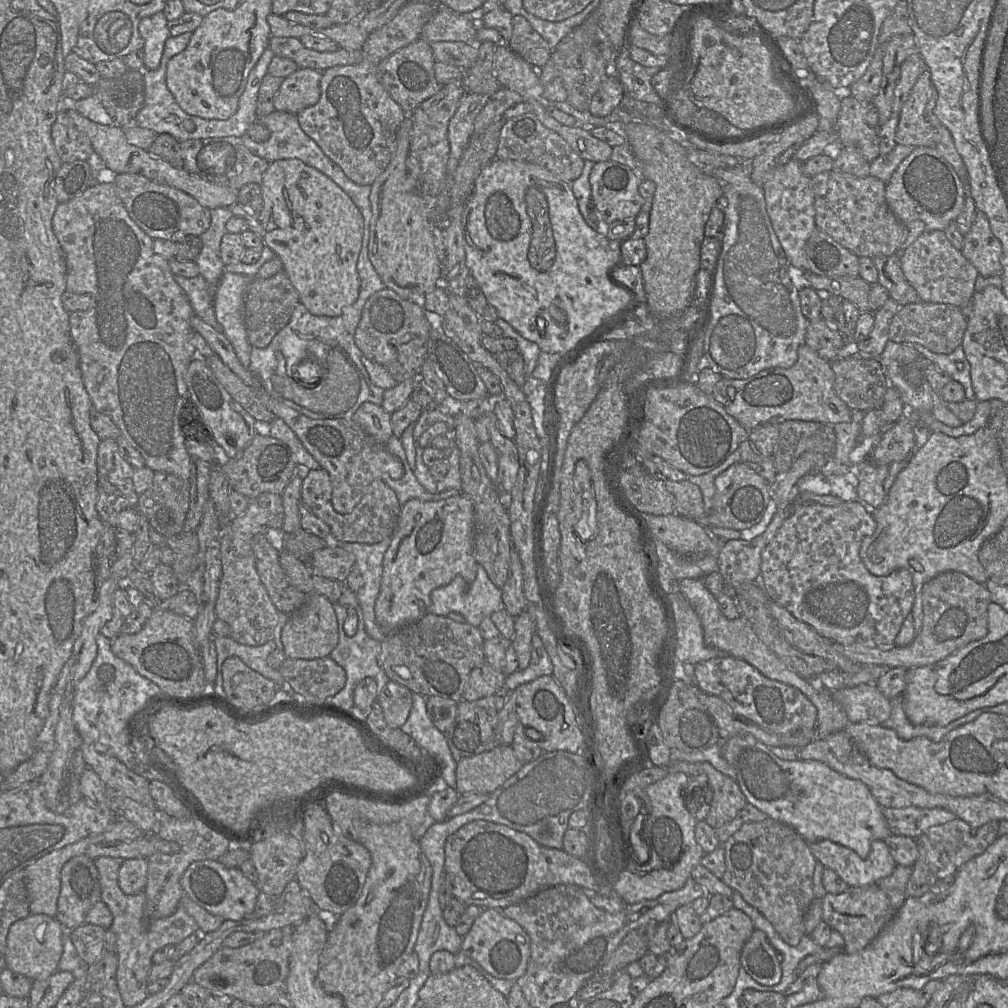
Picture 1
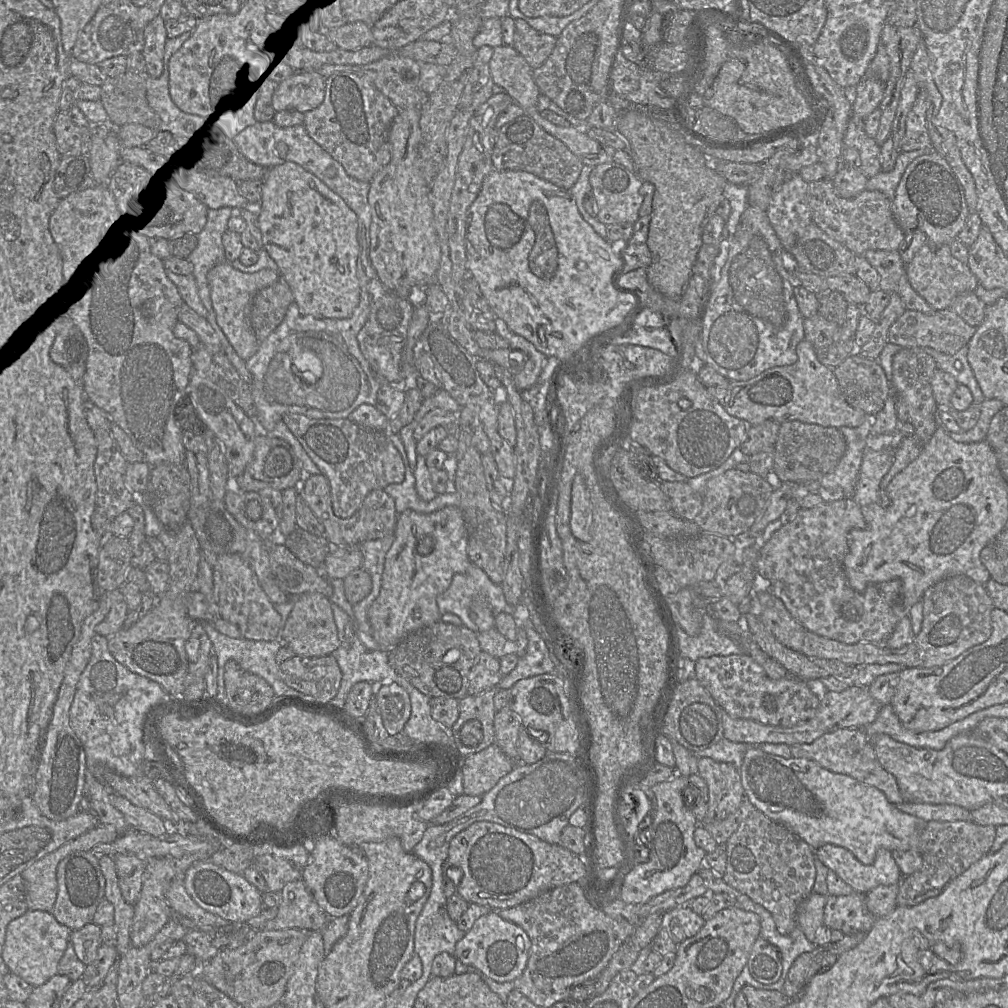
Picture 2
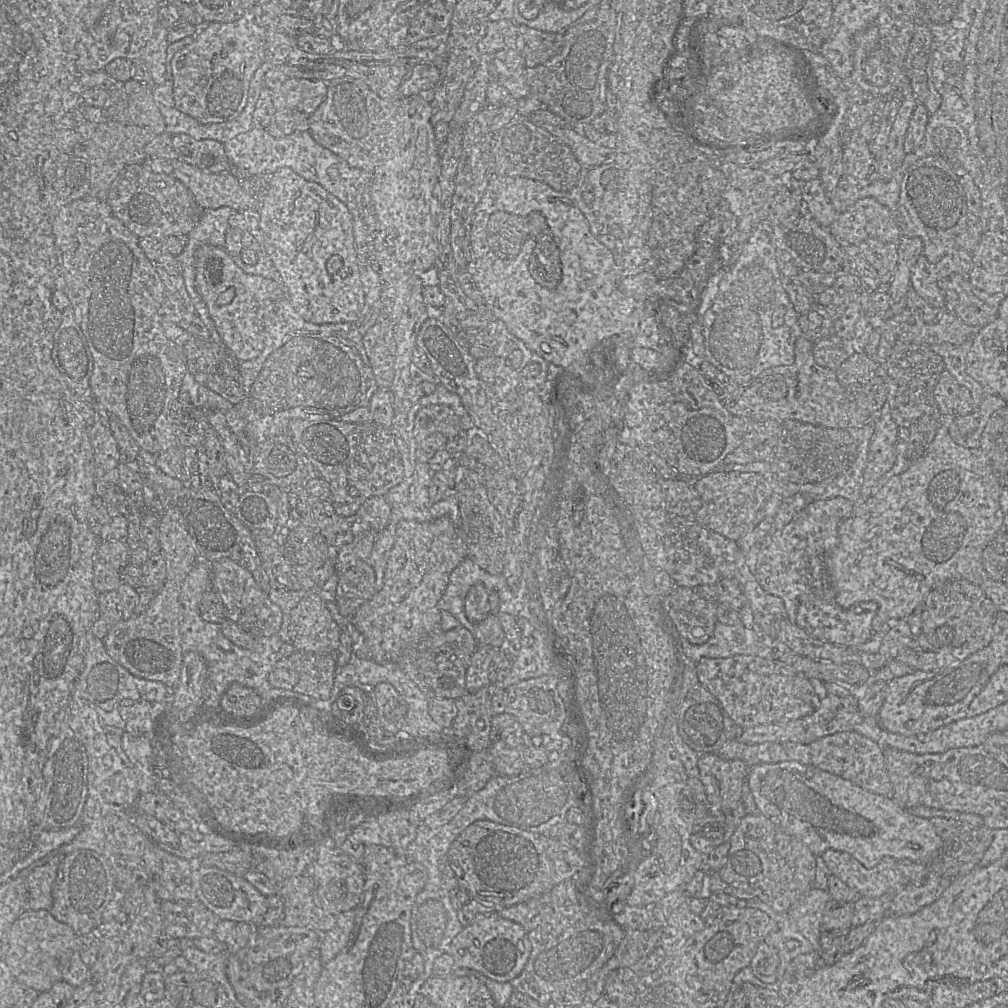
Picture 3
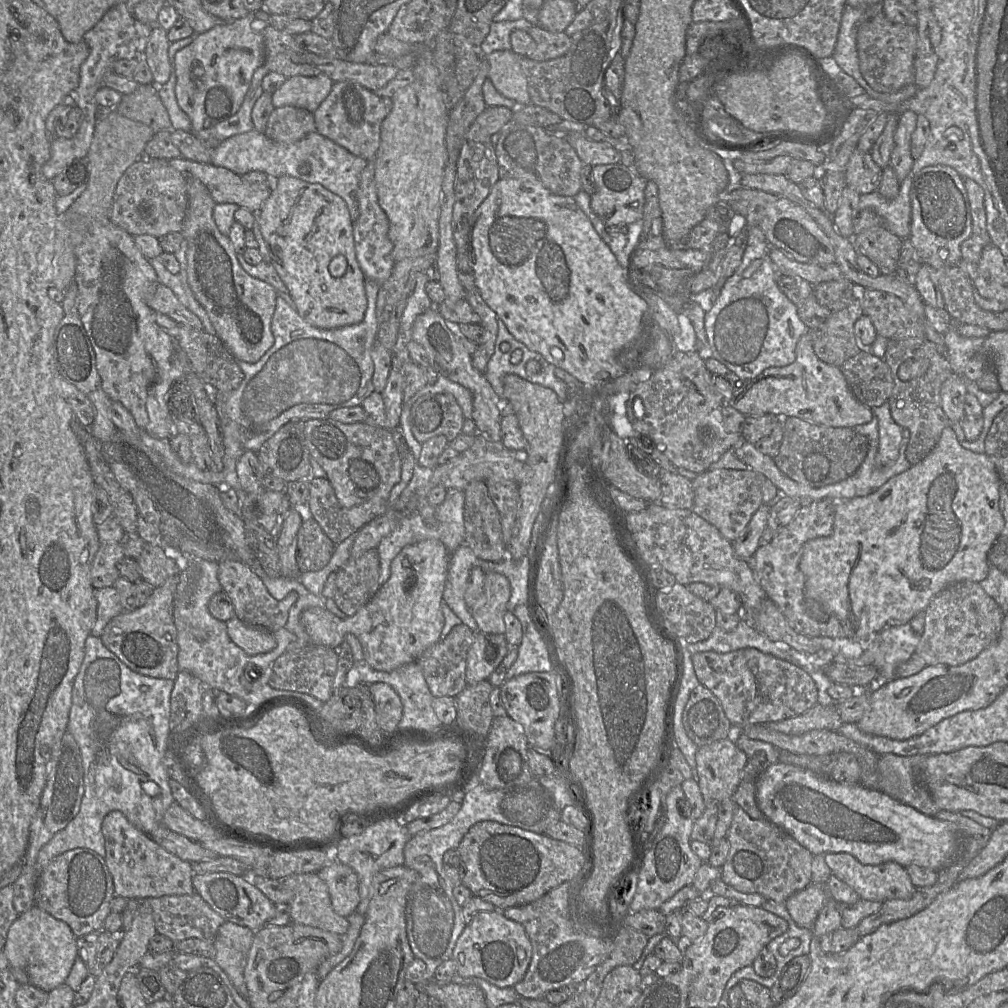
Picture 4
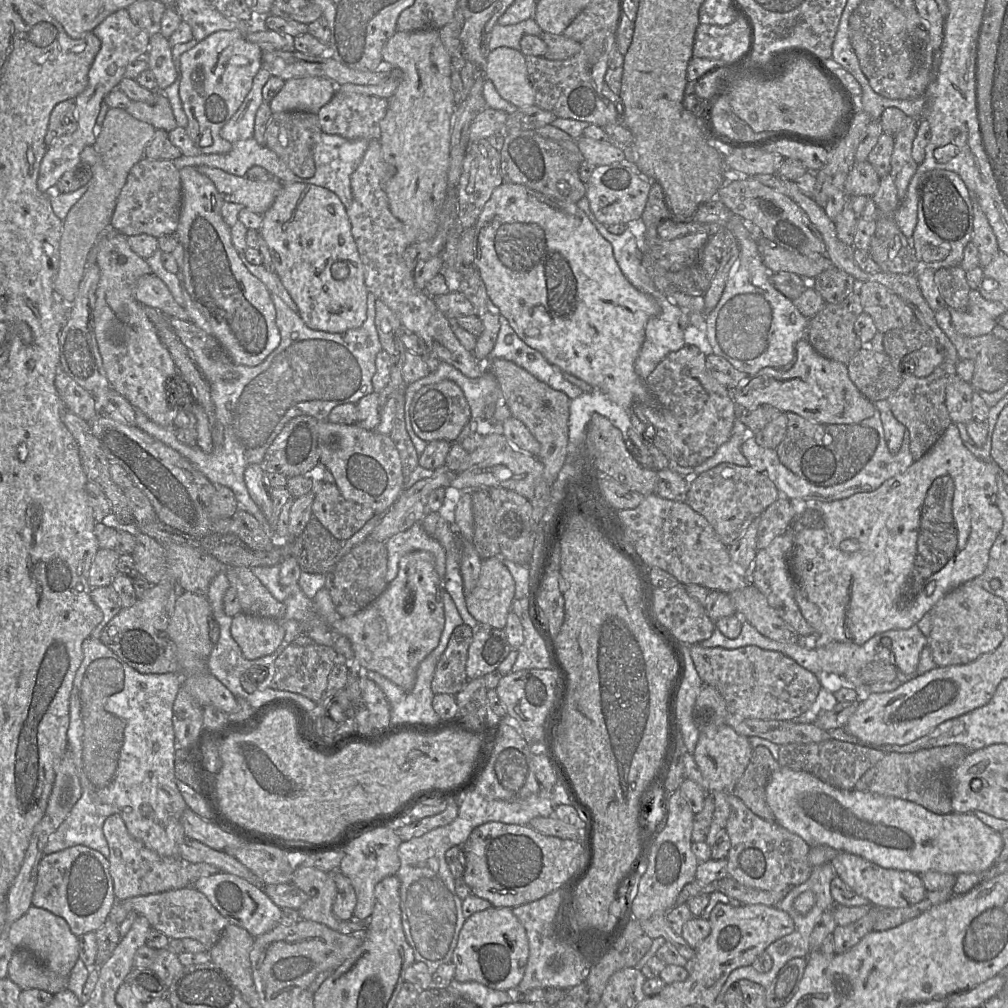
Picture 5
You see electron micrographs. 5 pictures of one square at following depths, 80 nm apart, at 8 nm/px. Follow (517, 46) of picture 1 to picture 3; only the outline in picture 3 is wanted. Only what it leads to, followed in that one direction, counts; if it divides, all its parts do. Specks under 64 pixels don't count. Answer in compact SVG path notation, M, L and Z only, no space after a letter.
M517 24L517 27L524 38L524 48L519 53L528 68L543 64L564 46L563 33L543 32L521 24Z

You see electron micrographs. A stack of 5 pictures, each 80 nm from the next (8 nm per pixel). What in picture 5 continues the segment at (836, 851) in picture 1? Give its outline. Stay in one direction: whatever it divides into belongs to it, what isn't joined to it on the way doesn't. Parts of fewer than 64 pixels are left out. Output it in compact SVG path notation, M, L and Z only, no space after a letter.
M839 852L830 863L837 876L856 894L868 899L874 907L909 907L922 901L927 893L919 875L910 871L886 869L849 852Z

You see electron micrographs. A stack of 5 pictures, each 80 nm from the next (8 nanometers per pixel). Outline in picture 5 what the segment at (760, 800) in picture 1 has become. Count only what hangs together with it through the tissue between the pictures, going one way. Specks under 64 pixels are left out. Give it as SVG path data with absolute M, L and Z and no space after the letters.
M785 767L772 773L766 785L766 802L775 821L800 836L810 847L827 845L839 852L861 856L886 869L910 871L917 875L927 871L953 876L979 874L996 863L1003 849L1000 832L985 825L973 813L938 815L911 801L856 789L838 789L808 772Z

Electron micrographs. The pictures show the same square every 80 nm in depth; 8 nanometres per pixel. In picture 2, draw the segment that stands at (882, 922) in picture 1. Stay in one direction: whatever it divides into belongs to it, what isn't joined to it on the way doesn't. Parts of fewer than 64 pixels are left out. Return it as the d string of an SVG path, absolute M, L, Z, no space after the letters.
M865 894L827 895L823 923L831 930L840 930L844 935L868 933L876 919L866 906Z

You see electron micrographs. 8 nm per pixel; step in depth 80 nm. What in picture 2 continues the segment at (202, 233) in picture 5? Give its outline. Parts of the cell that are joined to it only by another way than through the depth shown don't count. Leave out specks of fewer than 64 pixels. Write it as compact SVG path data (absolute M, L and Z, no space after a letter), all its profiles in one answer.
M227 261L214 266L207 274L216 322L237 355L244 361L249 360L256 353L260 343L251 326L252 299L258 291L275 283L279 276L279 271L271 269L244 273L232 267Z

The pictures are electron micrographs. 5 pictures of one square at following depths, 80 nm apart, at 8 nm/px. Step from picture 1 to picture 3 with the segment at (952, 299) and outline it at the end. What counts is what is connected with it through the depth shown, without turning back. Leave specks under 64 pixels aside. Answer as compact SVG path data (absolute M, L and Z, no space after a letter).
M922 254L911 270L910 284L929 305L936 309L945 309L945 298L939 281L957 273L961 273L961 269L951 255L945 255L938 262L931 263Z

